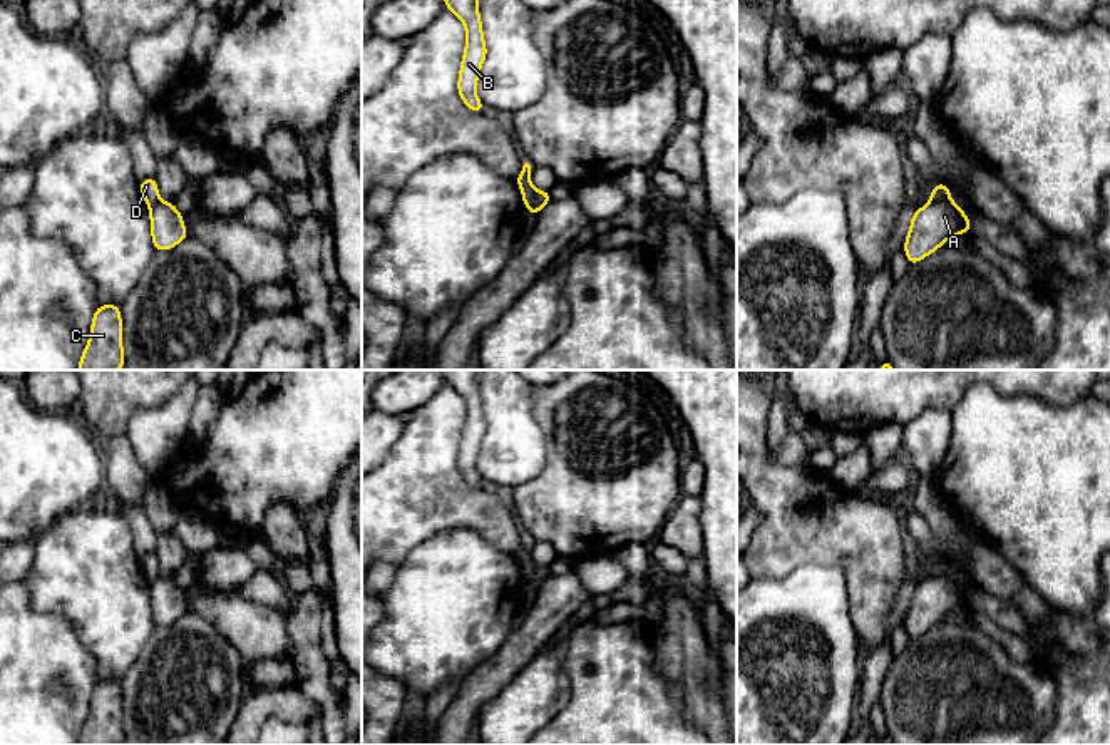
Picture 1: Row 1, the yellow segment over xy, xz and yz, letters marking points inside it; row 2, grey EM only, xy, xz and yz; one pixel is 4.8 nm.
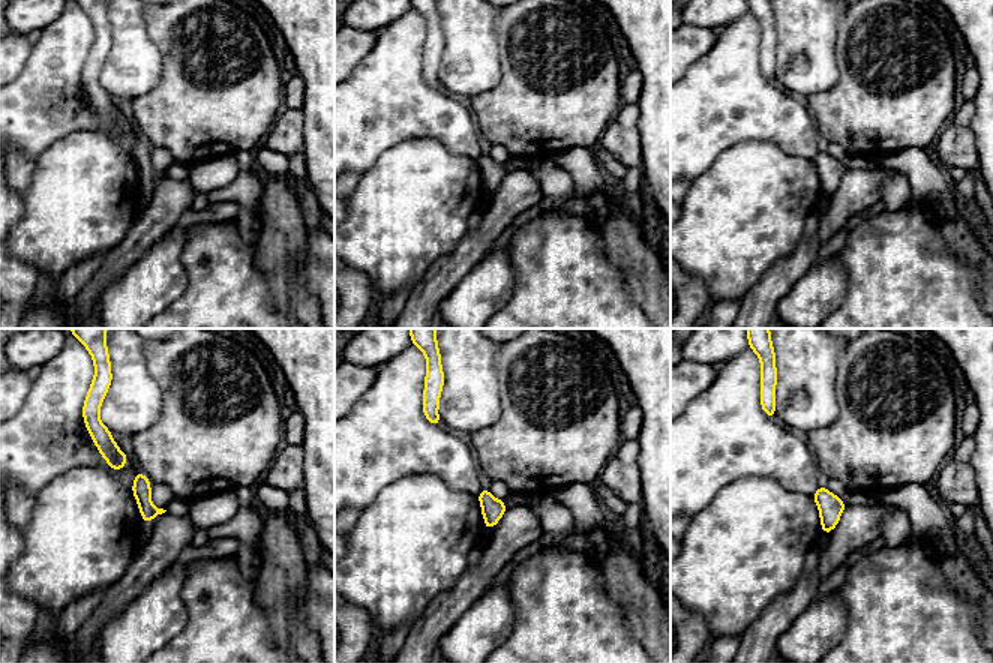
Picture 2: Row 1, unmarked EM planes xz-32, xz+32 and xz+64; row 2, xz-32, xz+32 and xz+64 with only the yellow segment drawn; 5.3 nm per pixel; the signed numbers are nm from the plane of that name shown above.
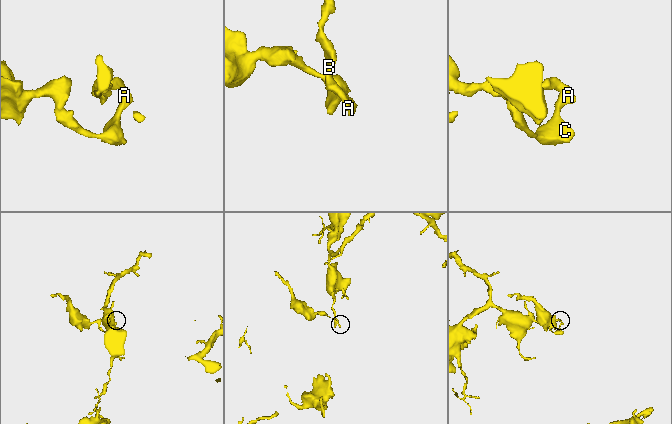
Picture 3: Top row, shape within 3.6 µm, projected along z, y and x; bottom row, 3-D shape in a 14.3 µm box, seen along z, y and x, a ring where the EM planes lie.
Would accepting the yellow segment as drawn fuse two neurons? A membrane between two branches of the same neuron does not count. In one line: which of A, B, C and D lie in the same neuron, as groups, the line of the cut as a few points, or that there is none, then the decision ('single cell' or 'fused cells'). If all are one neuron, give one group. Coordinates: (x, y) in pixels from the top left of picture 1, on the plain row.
groups A C / B D; cut xz (531, 560), (531, 581), (528, 585); fused cells

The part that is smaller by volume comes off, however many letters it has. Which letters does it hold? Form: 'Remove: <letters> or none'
Remove: A, C

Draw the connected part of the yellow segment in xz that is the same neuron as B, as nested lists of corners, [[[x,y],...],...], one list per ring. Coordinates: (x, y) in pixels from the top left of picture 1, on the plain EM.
[[[442,370],[444,380],[460,393],[465,402],[465,424],[459,444],[457,467],[472,487],[484,487],[484,479],[475,469],[482,439],[487,432],[482,397],[479,390],[480,370]]]

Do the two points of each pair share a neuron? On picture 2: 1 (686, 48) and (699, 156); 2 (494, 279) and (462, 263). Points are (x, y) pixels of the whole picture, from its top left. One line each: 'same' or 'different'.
1: different
2: different

